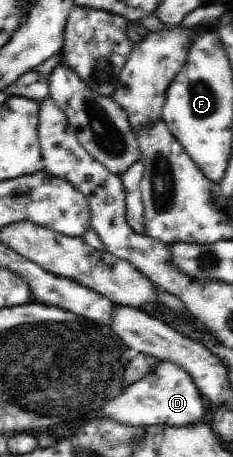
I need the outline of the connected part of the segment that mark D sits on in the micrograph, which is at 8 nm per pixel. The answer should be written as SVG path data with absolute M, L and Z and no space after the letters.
M161 360L149 375L129 384L121 395L106 403L105 417L127 426L191 426L208 419L207 400L187 374L175 362Z

